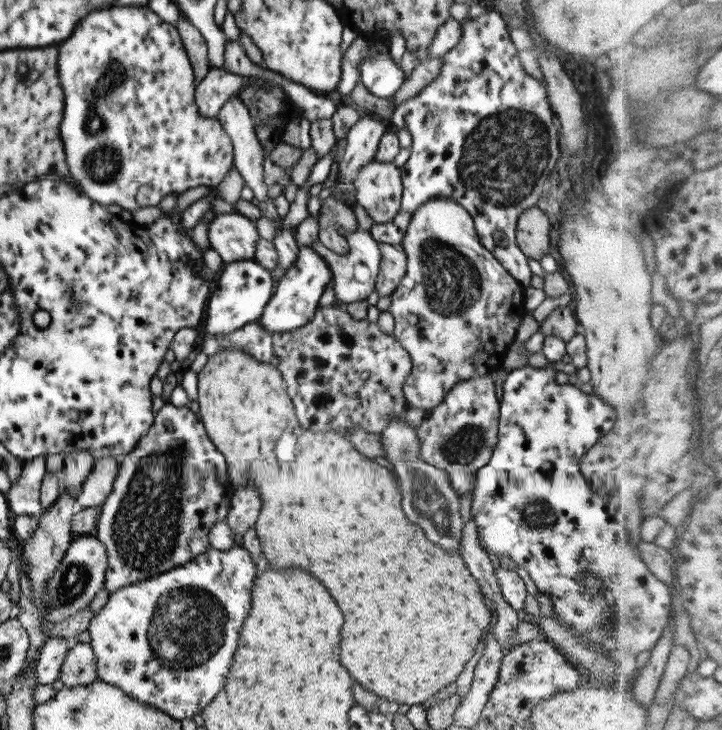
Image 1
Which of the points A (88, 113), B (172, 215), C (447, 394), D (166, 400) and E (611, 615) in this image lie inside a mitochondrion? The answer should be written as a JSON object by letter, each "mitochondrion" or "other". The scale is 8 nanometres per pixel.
{"A":"mitochondrion","B":"other","C":"other","D":"other","E":"mitochondrion"}

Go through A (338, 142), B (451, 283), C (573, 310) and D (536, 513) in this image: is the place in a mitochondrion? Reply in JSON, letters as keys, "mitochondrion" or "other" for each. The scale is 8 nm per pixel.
{"A":"other","B":"mitochondrion","C":"other","D":"mitochondrion"}

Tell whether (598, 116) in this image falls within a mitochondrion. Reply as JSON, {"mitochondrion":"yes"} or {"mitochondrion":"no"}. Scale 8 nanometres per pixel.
{"mitochondrion":"no"}

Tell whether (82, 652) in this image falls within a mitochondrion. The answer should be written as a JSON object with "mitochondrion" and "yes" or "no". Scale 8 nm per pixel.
{"mitochondrion":"no"}

